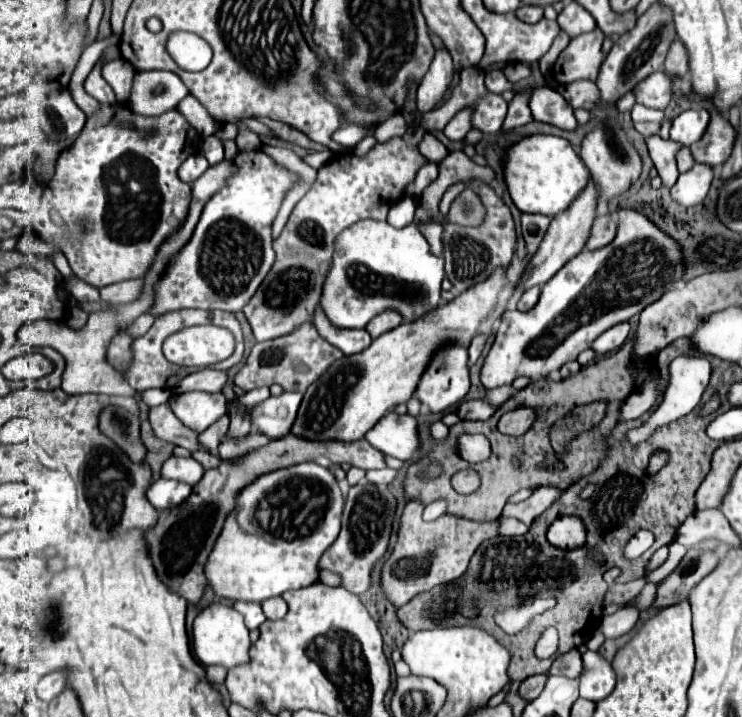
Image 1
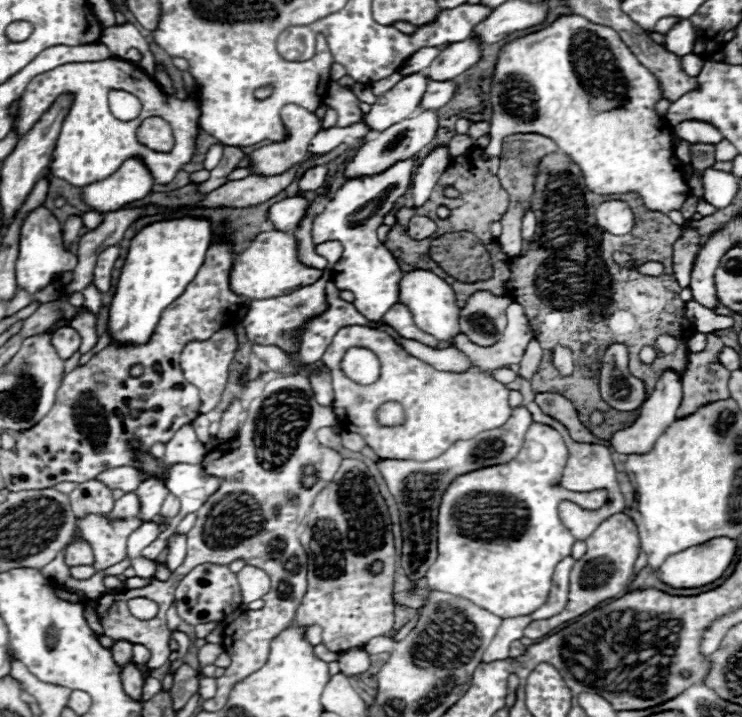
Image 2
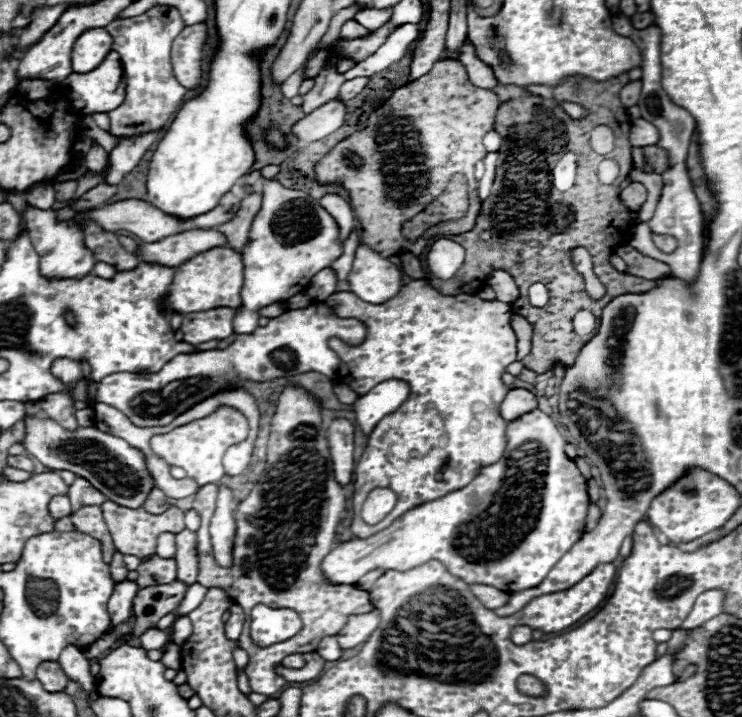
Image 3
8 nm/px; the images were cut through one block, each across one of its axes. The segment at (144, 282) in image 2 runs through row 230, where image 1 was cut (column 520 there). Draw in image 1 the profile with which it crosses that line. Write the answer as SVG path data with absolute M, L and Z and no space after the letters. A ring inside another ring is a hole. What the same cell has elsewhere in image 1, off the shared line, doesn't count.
M546 134L526 136L520 142L506 148L502 162L504 162L504 180L516 208L520 212L544 214L550 218L566 210L570 202L582 192L582 188L586 188L586 182L590 178L590 172L582 164L576 150L570 146L568 140L560 136L546 136Z

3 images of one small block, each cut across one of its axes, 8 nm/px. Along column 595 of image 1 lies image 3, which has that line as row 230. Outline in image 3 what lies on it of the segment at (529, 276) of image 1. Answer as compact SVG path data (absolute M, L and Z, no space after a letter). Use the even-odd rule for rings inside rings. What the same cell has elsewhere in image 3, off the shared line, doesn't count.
M196 228L186 230L168 238L162 238L160 242L142 244L136 250L136 256L144 262L162 264L168 268L178 268L182 262L188 262L192 256L206 252L210 248L222 246L226 242L224 234L216 228Z

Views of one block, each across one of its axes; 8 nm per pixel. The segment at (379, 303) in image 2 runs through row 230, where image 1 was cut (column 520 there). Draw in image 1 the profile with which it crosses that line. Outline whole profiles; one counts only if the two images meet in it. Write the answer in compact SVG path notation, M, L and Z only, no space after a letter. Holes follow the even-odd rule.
M618 206L616 214L620 214L620 222L614 242L610 242L606 248L600 250L582 250L578 256L574 256L570 262L564 264L560 272L554 274L552 280L542 286L540 300L532 310L528 312L508 310L502 316L502 324L480 370L480 380L484 388L512 384L512 380L518 376L526 376L532 380L548 376L562 364L576 360L578 354L590 348L592 342L602 332L606 332L614 324L628 322L634 314L640 314L648 304L656 302L668 290L668 286L672 286L684 276L684 254L680 244L672 236L660 230L652 220L648 220L638 210Z

